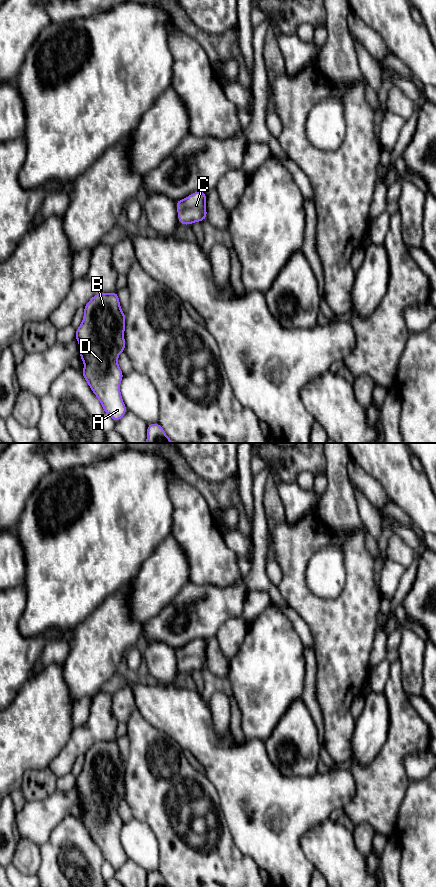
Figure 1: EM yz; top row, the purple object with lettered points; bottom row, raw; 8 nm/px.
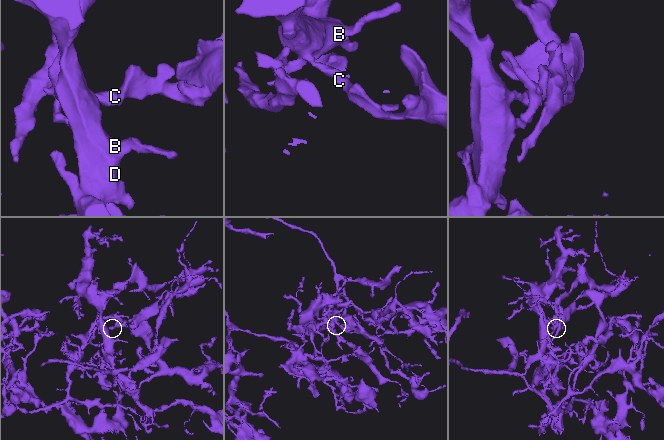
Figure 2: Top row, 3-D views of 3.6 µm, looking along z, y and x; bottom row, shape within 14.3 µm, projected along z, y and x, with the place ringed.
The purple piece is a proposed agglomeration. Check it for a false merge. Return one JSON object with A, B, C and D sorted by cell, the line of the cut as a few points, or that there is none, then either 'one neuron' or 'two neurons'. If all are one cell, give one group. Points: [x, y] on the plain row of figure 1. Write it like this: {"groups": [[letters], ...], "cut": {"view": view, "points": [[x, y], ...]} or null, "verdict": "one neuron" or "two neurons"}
{"groups": [["A", "B", "C", "D"]], "cut": null, "verdict": "one neuron"}

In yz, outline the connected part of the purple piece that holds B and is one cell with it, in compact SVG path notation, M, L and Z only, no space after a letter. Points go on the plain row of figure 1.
M117 740L98 741L84 754L84 764L80 774L75 777L75 786L84 810L82 823L92 840L100 849L102 856L115 870L127 860L120 840L124 822L118 813L118 805L125 800L125 767Z

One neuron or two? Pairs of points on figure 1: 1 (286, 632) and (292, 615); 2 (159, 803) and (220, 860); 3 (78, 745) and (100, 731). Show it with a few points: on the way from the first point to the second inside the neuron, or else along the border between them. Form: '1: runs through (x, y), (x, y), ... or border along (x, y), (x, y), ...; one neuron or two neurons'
1: border along (274, 605), (289, 620), (301, 643); two neurons
2: runs through (168, 823), (177, 839), (200, 858); one neuron
3: runs through (83, 740), (92, 731), (95, 731); one neuron

